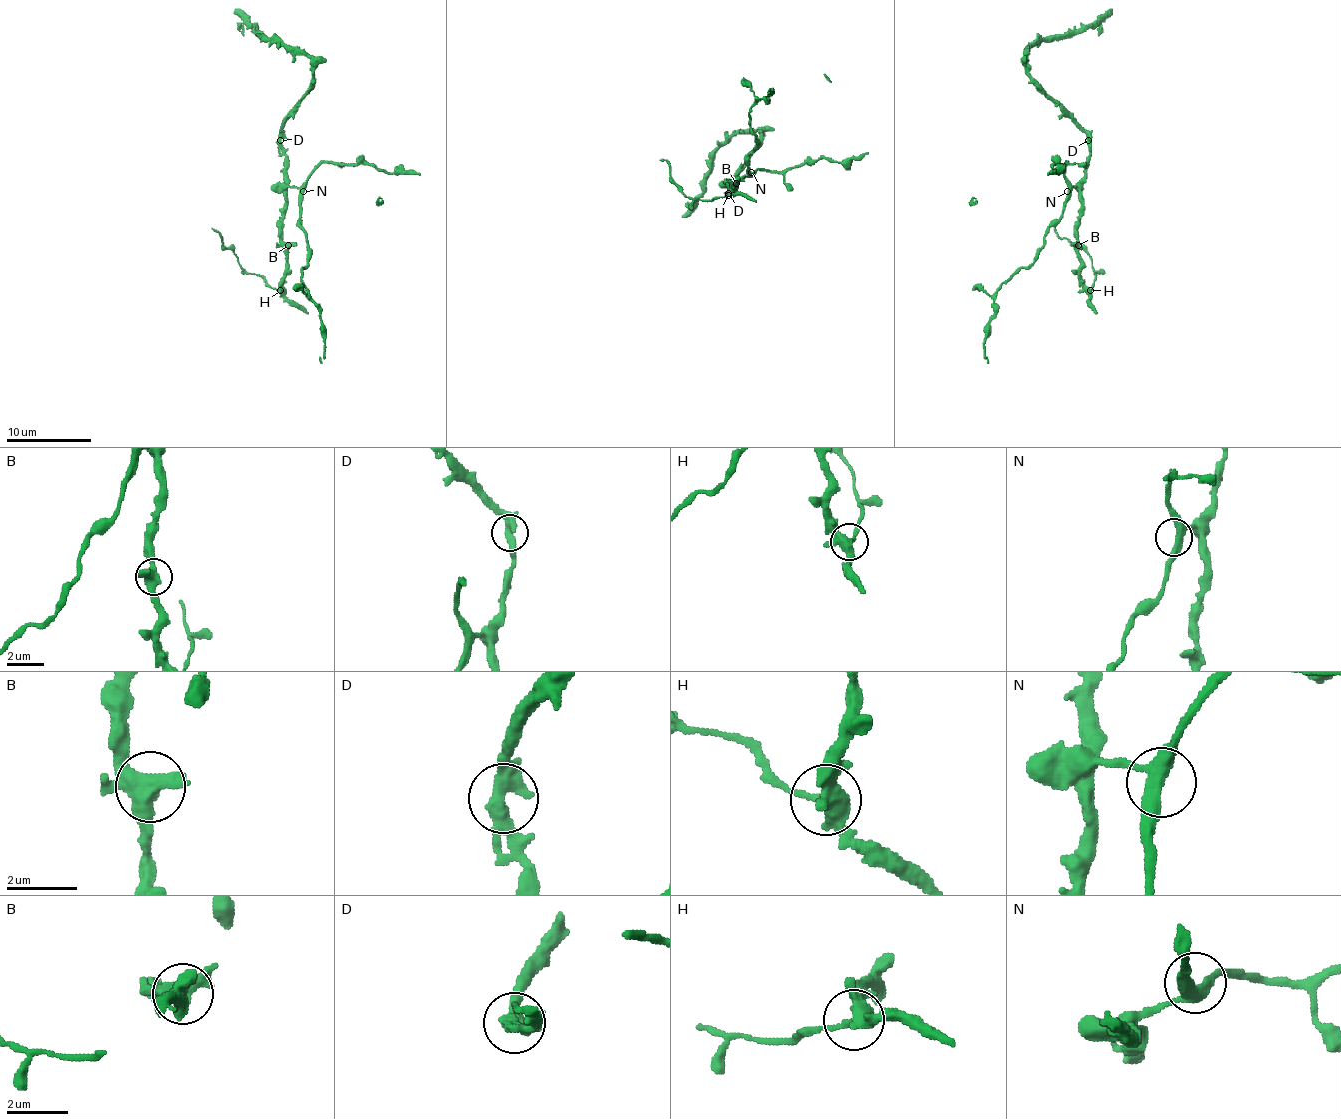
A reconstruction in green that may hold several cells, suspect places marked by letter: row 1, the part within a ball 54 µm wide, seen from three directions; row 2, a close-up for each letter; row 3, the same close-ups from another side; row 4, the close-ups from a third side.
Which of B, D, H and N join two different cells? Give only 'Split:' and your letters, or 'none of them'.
Split: H

